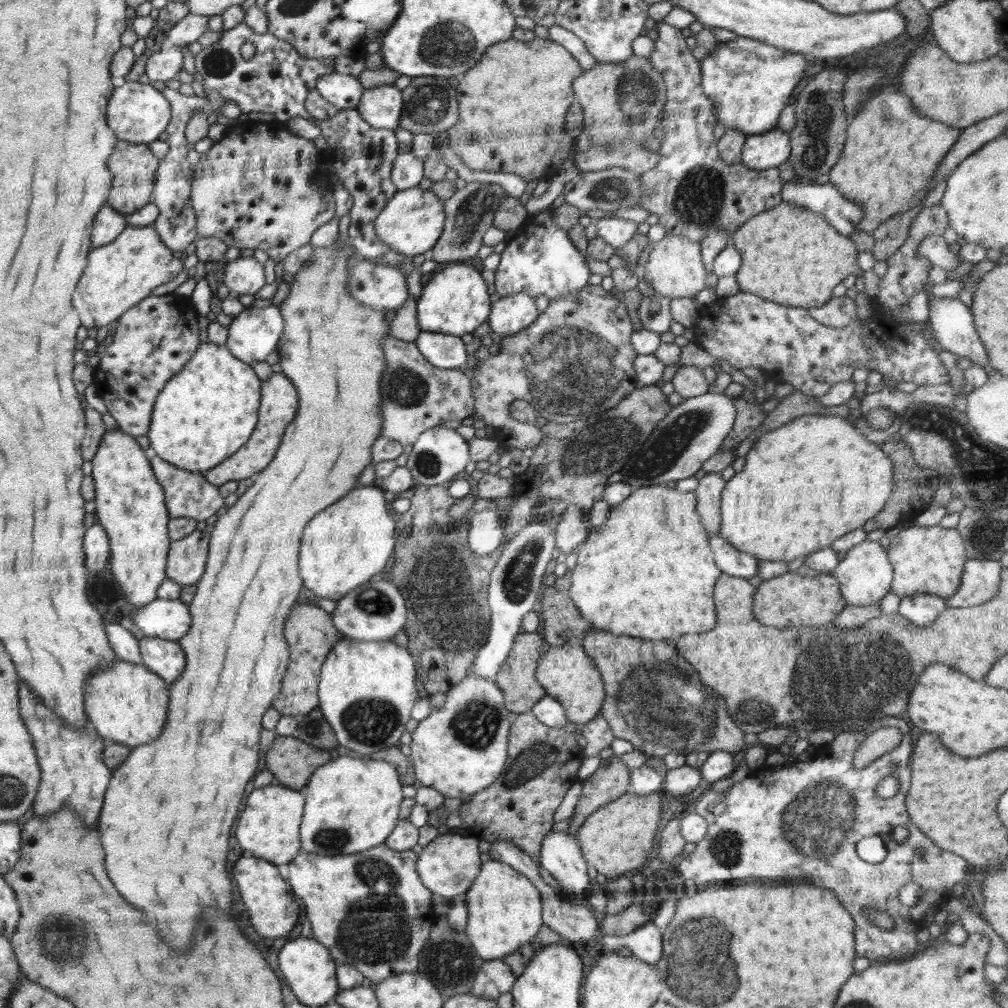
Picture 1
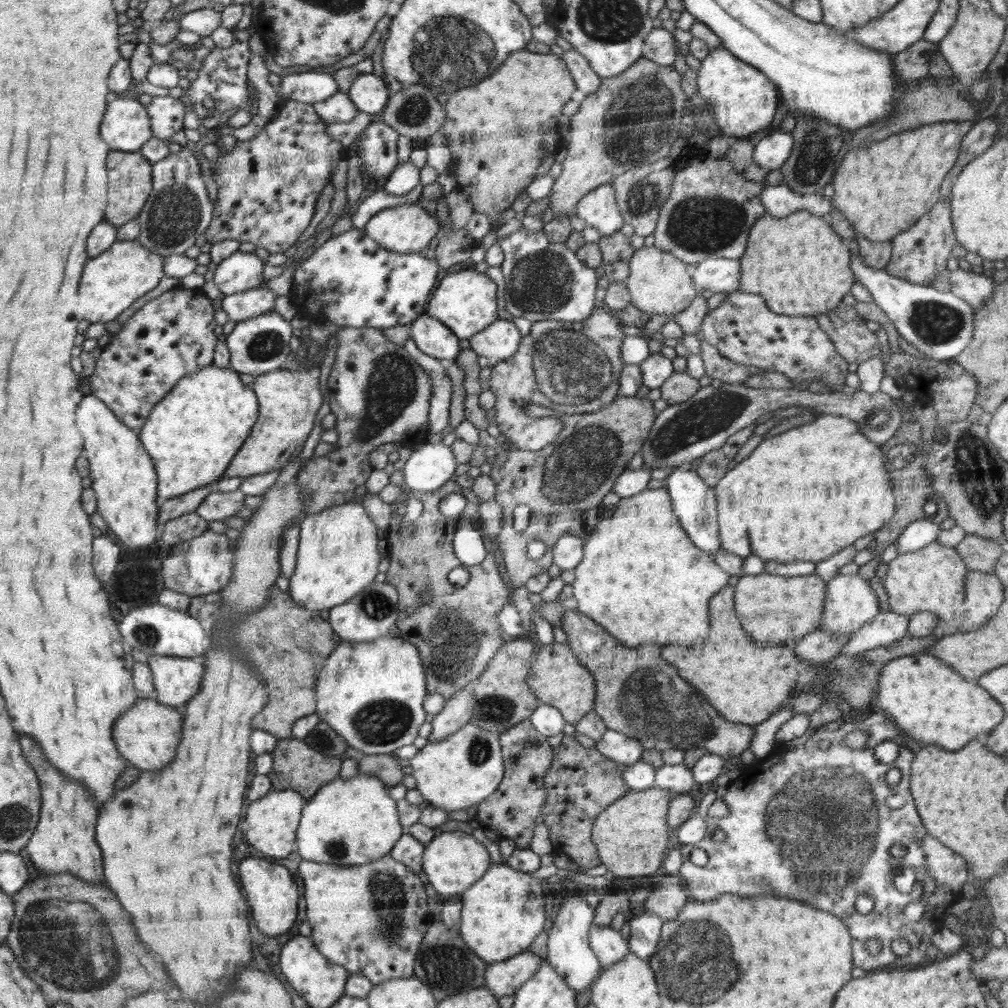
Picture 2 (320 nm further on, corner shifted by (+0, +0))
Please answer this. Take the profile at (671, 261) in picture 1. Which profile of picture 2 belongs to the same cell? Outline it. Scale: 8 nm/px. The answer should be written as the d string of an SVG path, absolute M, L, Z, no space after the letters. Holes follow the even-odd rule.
M644 246L635 250L631 256L630 273L624 282L631 296L631 303L648 314L664 314L668 317L678 315L699 294L686 268L688 263L657 246Z

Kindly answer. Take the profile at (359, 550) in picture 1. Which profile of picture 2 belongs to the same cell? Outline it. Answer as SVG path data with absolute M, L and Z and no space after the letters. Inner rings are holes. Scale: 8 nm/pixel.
M344 503L303 519L304 526L299 526L295 569L288 579L291 598L308 610L322 611L343 605L372 584L379 572L377 526L361 503Z

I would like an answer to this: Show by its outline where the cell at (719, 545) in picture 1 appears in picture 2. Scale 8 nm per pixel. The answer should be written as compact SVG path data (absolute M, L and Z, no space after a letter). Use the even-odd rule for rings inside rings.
M689 467L674 468L669 471L669 476L664 480L664 486L669 492L671 503L673 504L673 513L678 517L679 523L686 531L688 538L702 550L705 550L710 556L714 556L721 548L719 539L719 524L717 523L717 504L715 499L715 490L708 486L696 472Z

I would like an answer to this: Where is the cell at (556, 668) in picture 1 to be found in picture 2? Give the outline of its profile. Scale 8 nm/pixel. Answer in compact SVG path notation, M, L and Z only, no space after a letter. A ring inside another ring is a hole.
M553 642L540 646L525 683L541 703L557 708L562 713L563 719L570 724L575 725L588 711L593 710L595 678L579 663L578 657L570 650L567 642Z

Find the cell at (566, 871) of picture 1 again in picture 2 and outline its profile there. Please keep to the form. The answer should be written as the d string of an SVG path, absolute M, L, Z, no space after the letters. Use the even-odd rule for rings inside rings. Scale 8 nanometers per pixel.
M570 891L560 905L558 914L555 915L555 923L547 934L546 961L576 993L586 990L602 971L596 954L590 950L589 946L589 930L593 922L594 911L585 901L584 896L575 895Z

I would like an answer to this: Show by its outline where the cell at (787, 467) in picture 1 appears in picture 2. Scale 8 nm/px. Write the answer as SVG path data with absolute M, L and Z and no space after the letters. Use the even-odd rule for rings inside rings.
M819 413L808 419L805 425L798 428L791 428L780 436L774 436L770 440L763 439L756 449L735 468L724 474L714 486L715 499L717 504L717 523L719 524L719 539L721 548L729 553L736 554L736 526L748 526L748 538L746 538L747 548L745 556L749 553L759 556L764 561L778 561L787 563L792 561L821 561L834 556L843 548L853 545L858 538L866 534L875 533L880 530L895 513L895 496L891 478L887 472L887 461L880 447L865 437L858 425L847 416L830 413Z

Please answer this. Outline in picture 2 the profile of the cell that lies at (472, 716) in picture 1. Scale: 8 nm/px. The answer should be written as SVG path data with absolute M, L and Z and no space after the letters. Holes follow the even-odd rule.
M471 722L446 738L428 742L409 761L416 780L415 789L422 794L424 804L447 813L465 810L488 798L501 783L505 769L499 735L485 732Z

